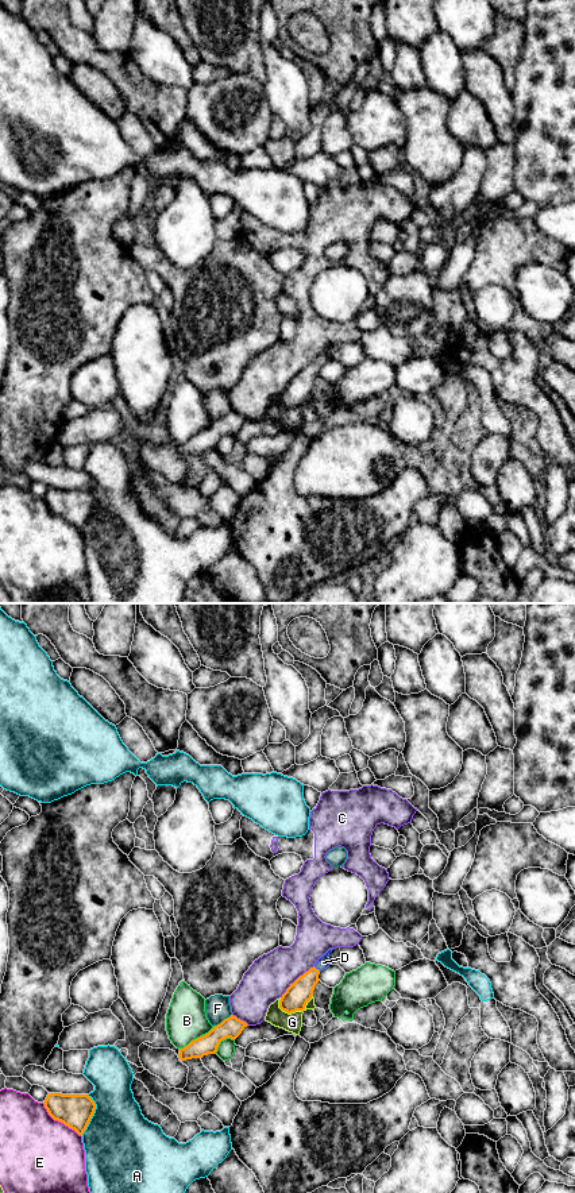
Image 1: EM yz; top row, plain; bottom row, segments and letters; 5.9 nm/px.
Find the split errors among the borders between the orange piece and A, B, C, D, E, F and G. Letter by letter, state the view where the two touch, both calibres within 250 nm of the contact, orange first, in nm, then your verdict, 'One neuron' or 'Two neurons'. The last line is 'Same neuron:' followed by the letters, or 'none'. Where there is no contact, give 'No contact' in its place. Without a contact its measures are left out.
A: Touches orange in yz. Thickness 200 nm (orange) against 440 nm. Two neurons
B: Touches orange in yz. Thickness 130 nm (orange) against 240 nm. Two neurons
C: Touches orange in yz. Thickness 150 nm (orange) against 260 nm. Two neurons
D: Touches orange in yz. Thickness 150 nm (orange) against 80 nm. One neuron
E: Touches orange in yz. Thickness 200 nm (orange) against 480 nm. Two neurons
F: Touches orange in yz. Thickness 130 nm (orange) against 150 nm. Two neurons
G: Touches orange in yz. Thickness 150 nm (orange) against 110 nm. Two neurons
Same neuron: D

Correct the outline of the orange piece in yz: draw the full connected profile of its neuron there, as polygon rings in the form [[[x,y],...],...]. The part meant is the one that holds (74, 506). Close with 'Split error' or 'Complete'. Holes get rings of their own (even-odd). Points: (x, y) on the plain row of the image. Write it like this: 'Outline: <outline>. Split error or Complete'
Outline: [[[49,489],[45,495],[49,510],[82,532],[96,499],[88,490]]]. Complete

